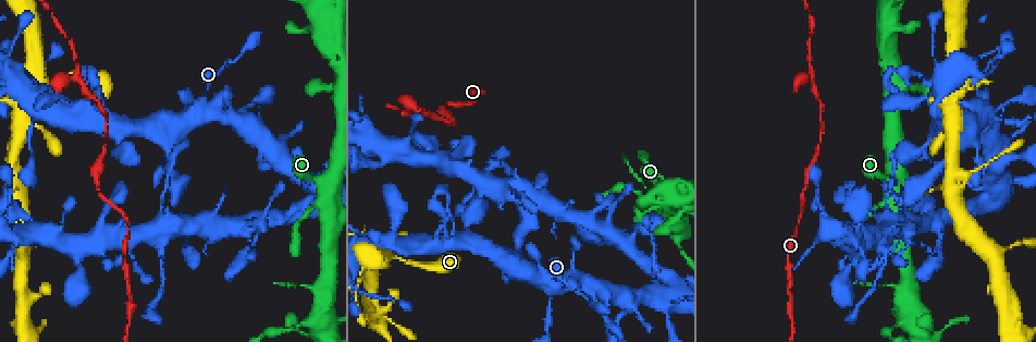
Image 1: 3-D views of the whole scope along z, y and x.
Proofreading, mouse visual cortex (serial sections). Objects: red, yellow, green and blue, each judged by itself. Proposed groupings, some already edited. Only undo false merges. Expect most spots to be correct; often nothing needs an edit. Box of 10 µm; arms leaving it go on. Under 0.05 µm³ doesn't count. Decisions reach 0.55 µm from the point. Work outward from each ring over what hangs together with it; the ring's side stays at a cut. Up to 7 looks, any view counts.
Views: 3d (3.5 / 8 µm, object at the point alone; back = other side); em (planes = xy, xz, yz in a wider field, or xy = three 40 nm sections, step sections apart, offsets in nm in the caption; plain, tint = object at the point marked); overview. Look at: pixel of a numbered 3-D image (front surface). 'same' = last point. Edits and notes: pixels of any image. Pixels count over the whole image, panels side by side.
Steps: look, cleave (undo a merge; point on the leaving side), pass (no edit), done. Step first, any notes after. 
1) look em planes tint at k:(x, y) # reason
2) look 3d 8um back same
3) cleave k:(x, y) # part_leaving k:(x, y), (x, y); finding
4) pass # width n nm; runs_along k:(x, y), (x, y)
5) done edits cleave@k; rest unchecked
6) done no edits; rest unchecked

look 3d 8um at 1:(38, 85) # four or more arms meet

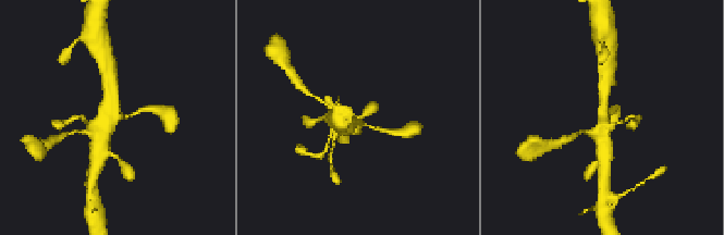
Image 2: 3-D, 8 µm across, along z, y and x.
look 3d 3.5um same # closer look

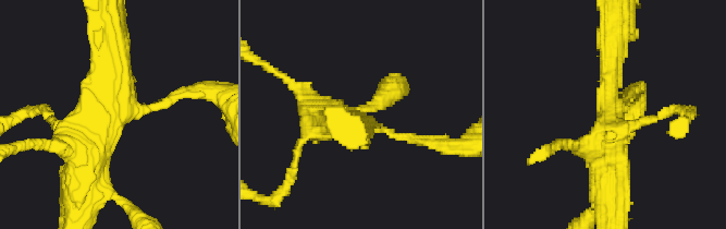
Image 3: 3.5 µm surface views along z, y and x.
look em xy step 1 tint at 3:(120, 109)

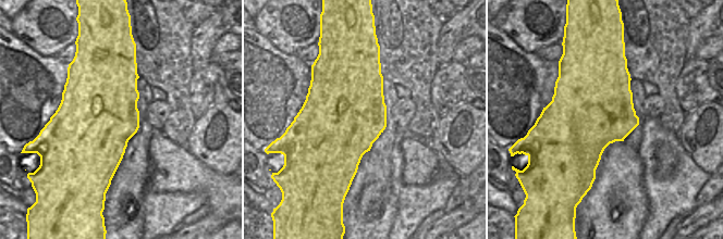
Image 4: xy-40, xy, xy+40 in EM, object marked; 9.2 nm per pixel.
pass # runs_along 3:(183, 93), (113, 113), (80, 170); continuous, no second cell

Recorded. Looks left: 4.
look em xy step 1 tint at 1:(79, 76) # arms part here

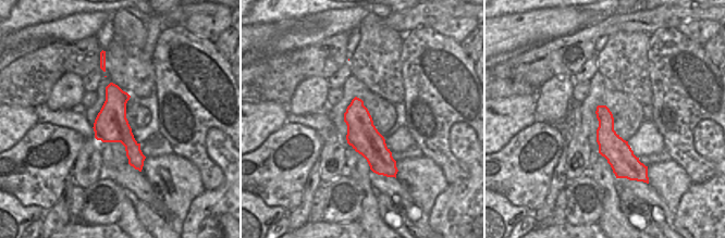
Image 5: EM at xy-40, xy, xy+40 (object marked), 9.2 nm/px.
look 3d 3.5um same # wider look

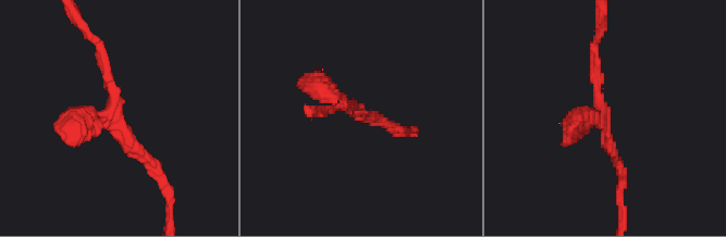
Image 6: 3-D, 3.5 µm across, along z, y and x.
pass # runs_along 5:(111, 86), (114, 126), (139, 166); continuous, no second cell

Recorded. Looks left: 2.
look 3d 3.5um at 1:(994, 185) # thick turns thin

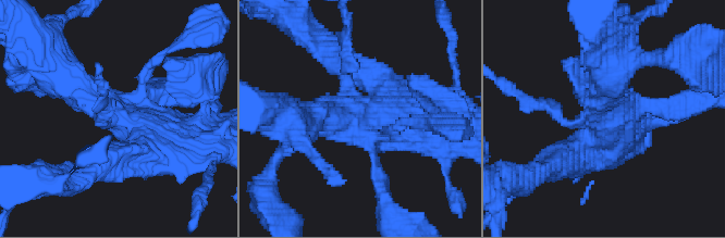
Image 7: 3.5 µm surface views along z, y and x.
pass # runs_along 7:(61, 74), (142, 130), (131, 154); one cell here

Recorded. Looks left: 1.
done no edits; rest unchecked

